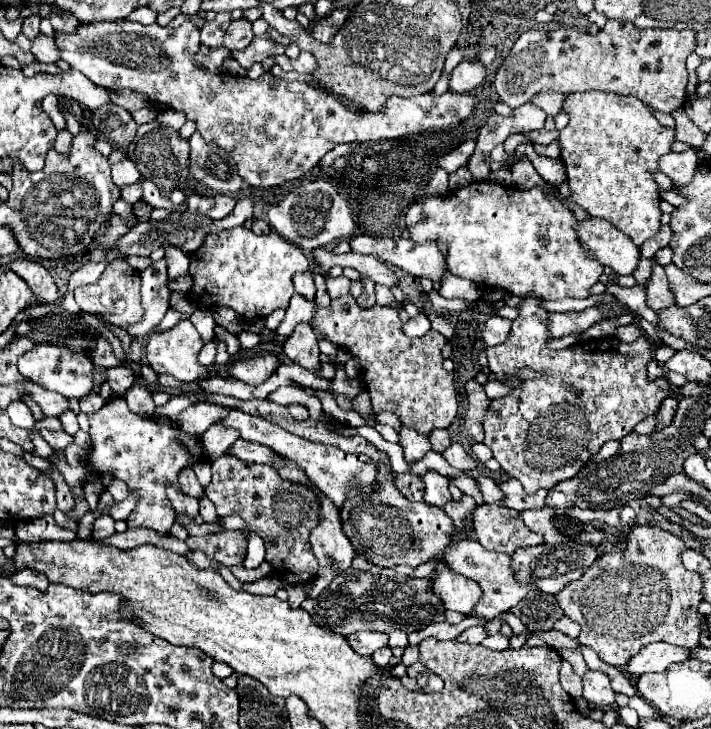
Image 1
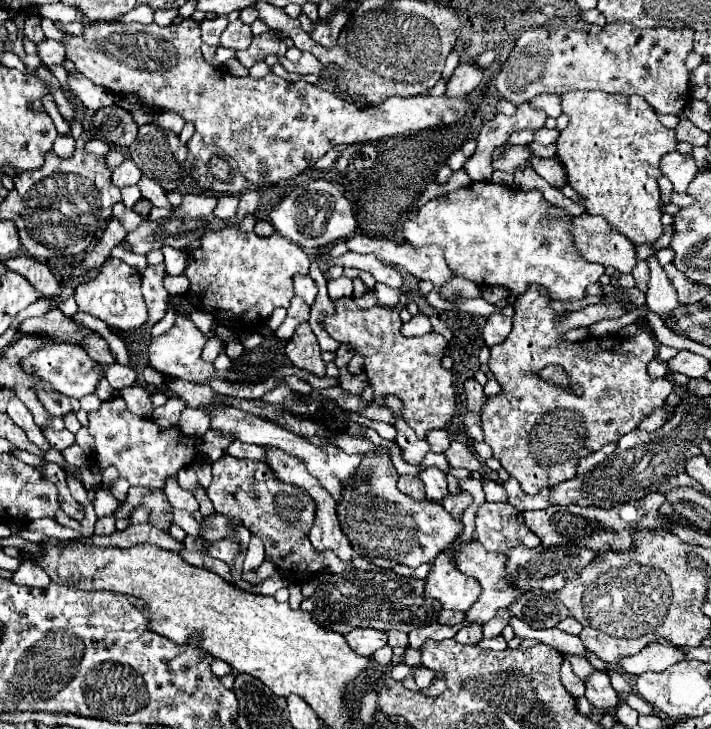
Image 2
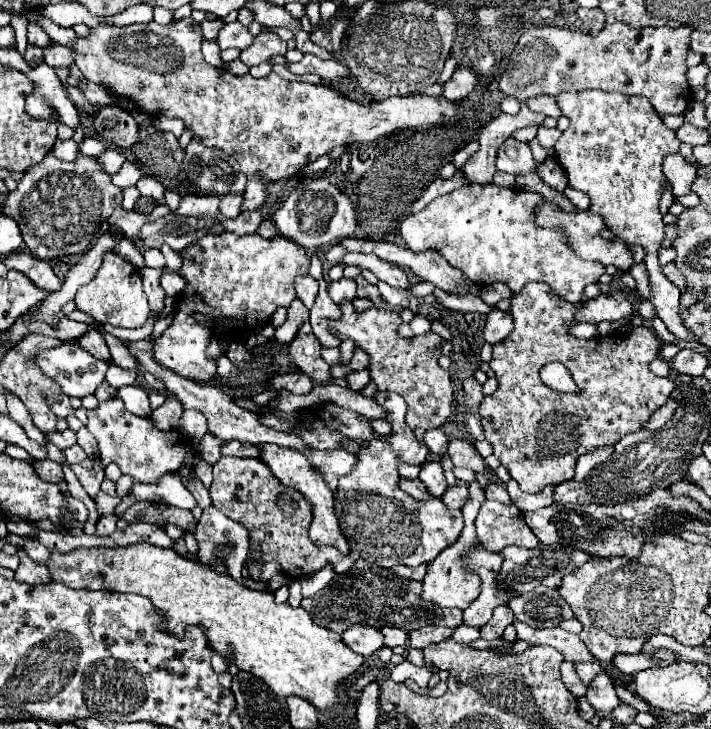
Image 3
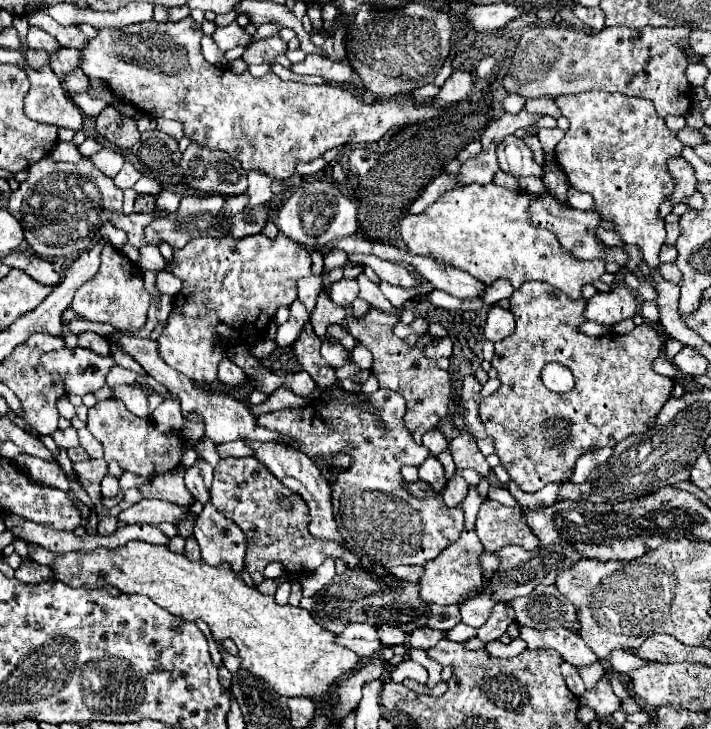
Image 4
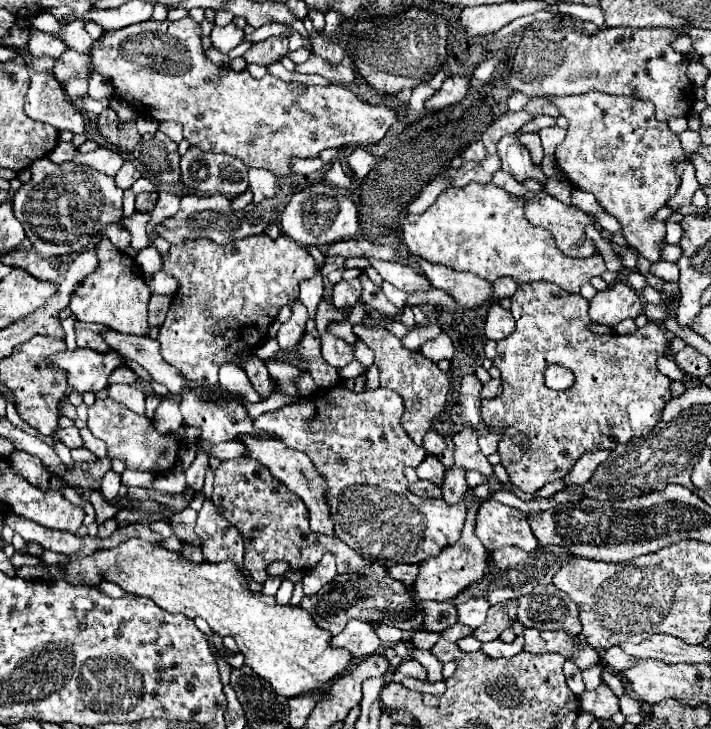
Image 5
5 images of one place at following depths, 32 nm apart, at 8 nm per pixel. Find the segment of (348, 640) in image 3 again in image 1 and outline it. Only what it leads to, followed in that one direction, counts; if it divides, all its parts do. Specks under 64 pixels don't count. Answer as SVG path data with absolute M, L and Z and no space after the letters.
M358 632L348 636L348 642L360 656L372 656L378 648L388 646L388 634L380 632Z

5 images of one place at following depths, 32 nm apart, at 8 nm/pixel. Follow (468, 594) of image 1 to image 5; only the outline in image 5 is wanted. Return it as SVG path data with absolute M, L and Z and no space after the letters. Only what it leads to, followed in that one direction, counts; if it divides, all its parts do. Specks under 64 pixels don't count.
M468 490L468 496L464 500L466 510L468 510L468 518L464 524L464 530L460 534L460 540L448 548L444 548L438 556L434 556L432 560L424 560L424 564L420 566L420 574L416 578L416 582L412 586L416 586L416 598L418 600L434 600L434 602L450 602L454 600L460 592L464 592L468 586L472 586L474 582L482 580L484 576L484 556L488 554L486 548L482 546L482 542L476 538L474 534L474 522L476 522L476 512L480 506L480 498L474 494L474 490Z

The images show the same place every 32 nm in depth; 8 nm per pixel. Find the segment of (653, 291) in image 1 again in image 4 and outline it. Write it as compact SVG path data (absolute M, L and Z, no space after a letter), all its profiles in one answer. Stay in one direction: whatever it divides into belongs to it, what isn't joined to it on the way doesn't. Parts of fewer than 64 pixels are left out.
M590 90L582 94L562 94L554 100L562 116L570 120L570 128L554 150L570 186L592 194L594 212L616 224L614 232L624 240L624 244L640 246L658 294L654 304L658 306L660 318L680 316L680 288L664 280L658 270L660 248L666 238L658 206L672 194L672 178L668 176L664 162L682 152L682 142L676 132L658 118L654 104L646 98Z

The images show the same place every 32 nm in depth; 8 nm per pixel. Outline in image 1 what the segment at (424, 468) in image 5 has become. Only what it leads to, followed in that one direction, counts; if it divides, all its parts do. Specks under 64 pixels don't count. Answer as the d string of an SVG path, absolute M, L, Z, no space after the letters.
M426 472L422 476L424 484L426 484L426 494L424 494L424 502L428 506L438 506L442 508L452 496L448 490L448 478L440 476L438 472Z

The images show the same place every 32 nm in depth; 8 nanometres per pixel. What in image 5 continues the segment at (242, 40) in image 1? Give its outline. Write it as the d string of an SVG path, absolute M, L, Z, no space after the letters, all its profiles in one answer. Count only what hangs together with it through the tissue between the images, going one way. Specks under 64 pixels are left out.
M228 24L228 26L224 26L224 28L214 26L210 38L212 38L214 46L216 46L220 52L226 54L226 52L230 52L232 48L236 48L236 46L244 40L244 32L242 32L242 28L238 28L236 24Z

